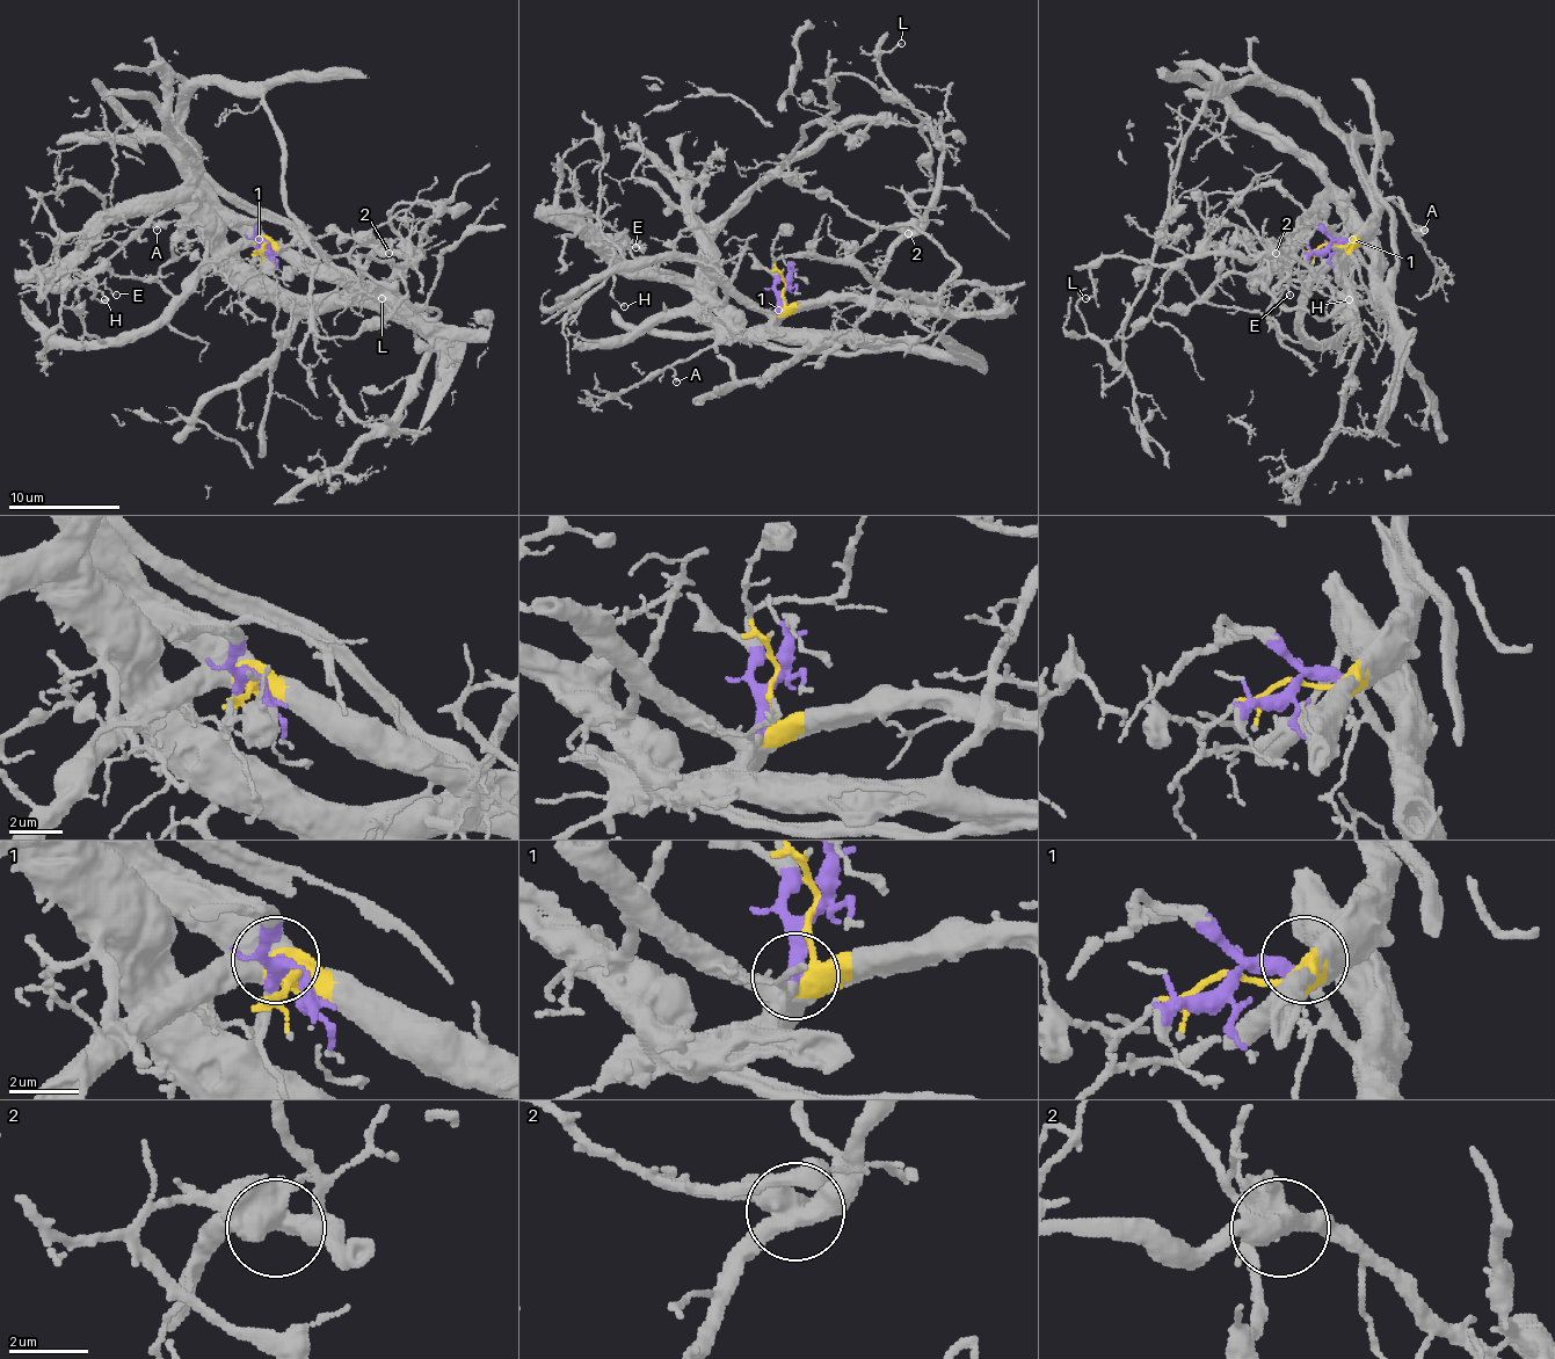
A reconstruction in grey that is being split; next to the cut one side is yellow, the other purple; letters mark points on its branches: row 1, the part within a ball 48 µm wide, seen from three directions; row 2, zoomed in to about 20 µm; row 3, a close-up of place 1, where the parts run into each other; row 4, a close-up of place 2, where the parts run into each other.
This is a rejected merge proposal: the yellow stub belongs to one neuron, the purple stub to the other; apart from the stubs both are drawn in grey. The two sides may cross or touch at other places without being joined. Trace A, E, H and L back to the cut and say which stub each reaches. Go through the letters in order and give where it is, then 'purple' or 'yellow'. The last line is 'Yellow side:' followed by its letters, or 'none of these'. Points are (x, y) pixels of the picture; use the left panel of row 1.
A: at (157, 230); yellow
E: at (116, 295); purple
H: at (104, 299); purple
L: at (382, 298); purple
Yellow side: A

